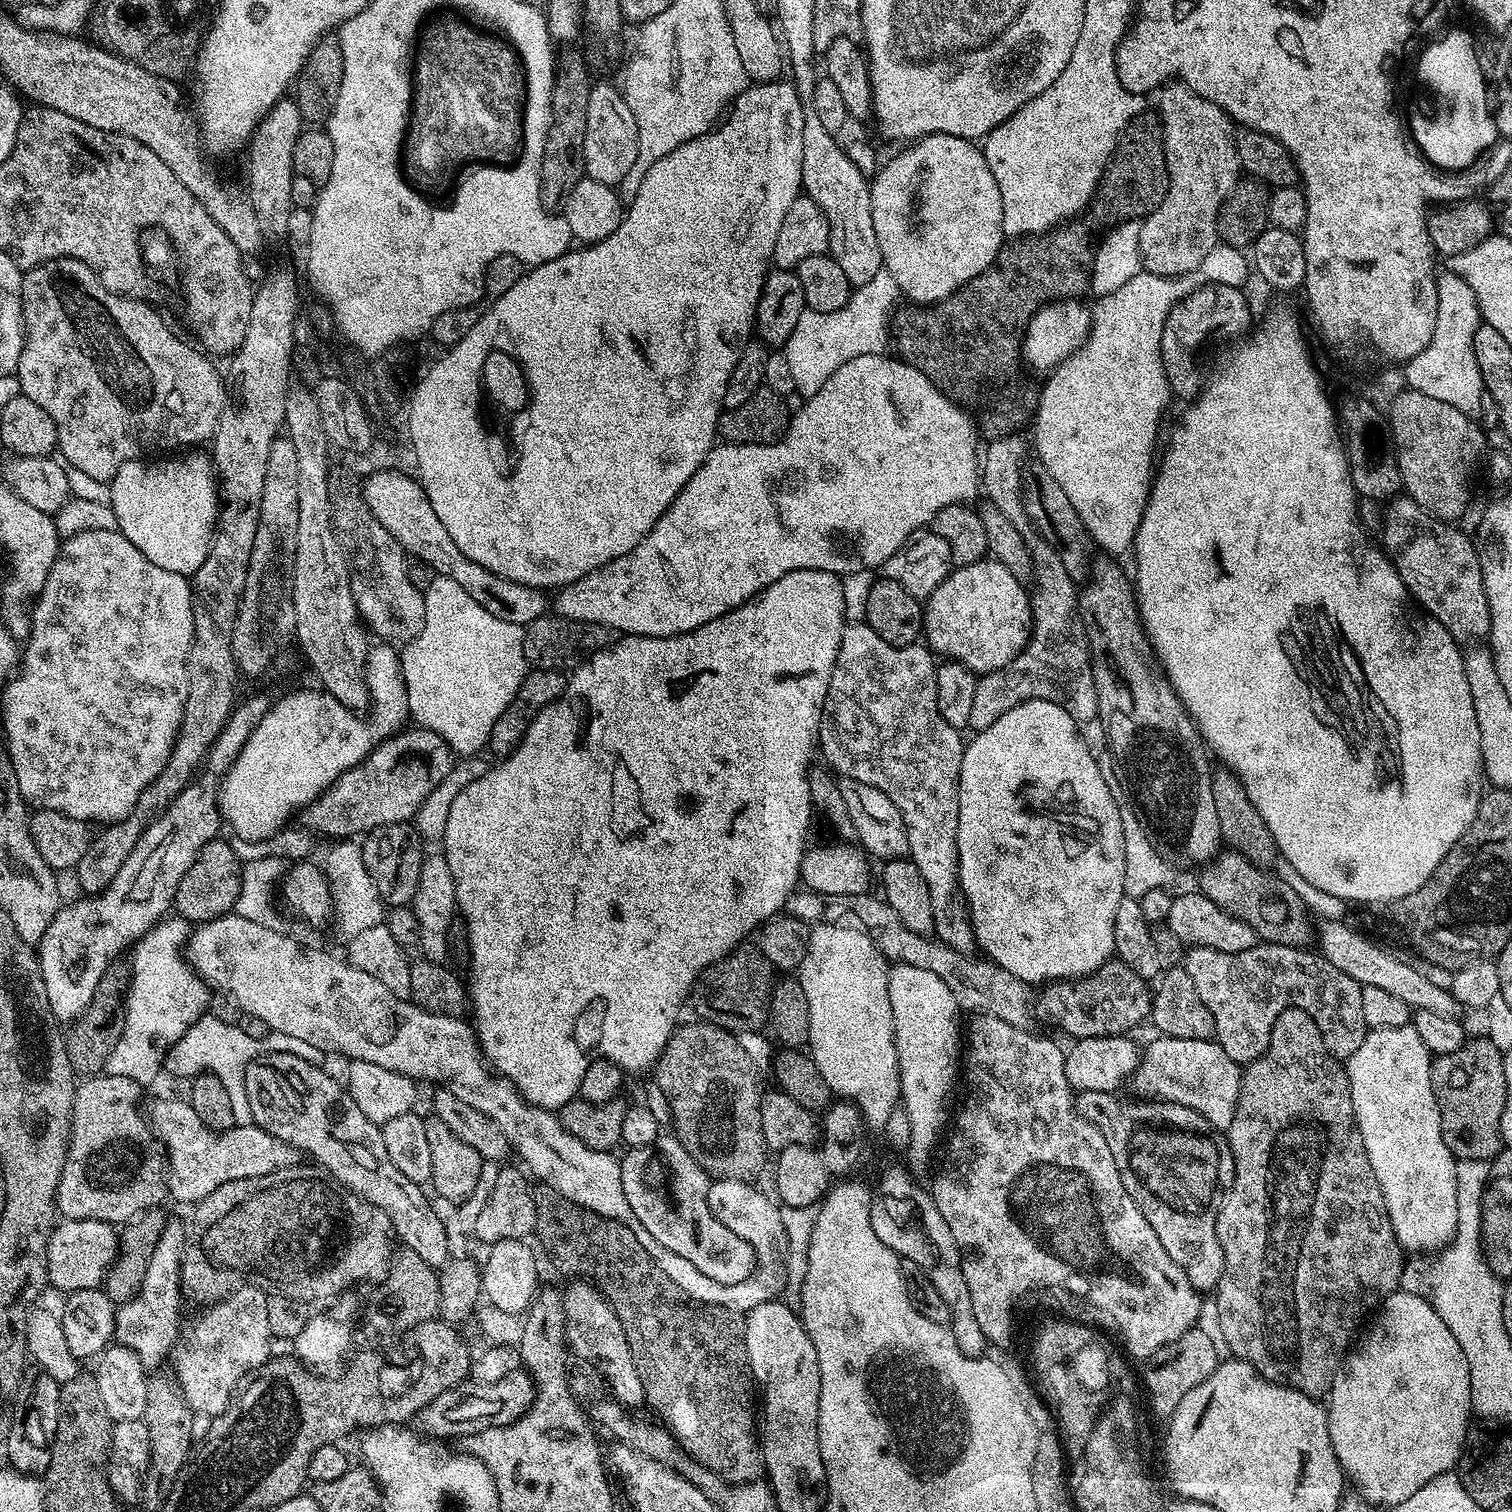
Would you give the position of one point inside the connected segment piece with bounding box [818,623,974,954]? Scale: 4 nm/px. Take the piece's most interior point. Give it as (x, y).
(881, 726)

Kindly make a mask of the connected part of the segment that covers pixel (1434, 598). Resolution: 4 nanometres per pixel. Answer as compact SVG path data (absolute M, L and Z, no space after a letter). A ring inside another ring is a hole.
M1407 495L1390 499L1390 506L1392 512L1388 512L1384 540L1388 540L1388 548L1392 548L1392 556L1396 556L1392 564L1407 595L1413 596L1432 615L1429 617L1452 635L1453 641L1464 645L1483 636L1485 639L1491 633L1492 619L1475 543L1469 537L1467 540L1451 523L1438 520L1425 511L1417 511L1416 503ZM1412 512L1417 515L1413 520Z

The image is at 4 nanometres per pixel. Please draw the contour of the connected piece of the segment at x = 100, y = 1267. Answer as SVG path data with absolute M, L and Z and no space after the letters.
M98 1219L61 1221L49 1233L47 1262L49 1285L67 1294L99 1287L119 1252L119 1233L109 1222Z

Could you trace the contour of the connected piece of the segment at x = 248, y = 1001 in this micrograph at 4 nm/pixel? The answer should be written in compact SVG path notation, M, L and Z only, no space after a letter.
M229 914L226 916L217 916L218 921L228 924L228 952L230 952L230 976L238 976L238 986L236 988L224 987L223 993L226 993L232 1000L246 1012L250 1012L254 1017L264 1022L269 1028L269 1031L273 1033L282 1034L286 1037L292 1037L300 1041L310 1040L318 1046L328 1046L328 1048L340 1048L340 1050L346 1050L346 1052L352 1052L352 1054L358 1054L358 1056L364 1056L364 1058L370 1058L374 1062L380 1062L380 1064L386 1064L390 1070L402 1073L407 1079L415 1080L426 1080L428 1082L436 1082L439 1087L444 1087L448 1091L452 1092L454 1096L457 1096L459 1100L466 1102L466 1106L470 1106L481 1116L490 1118L498 1126L498 1130L502 1130L502 1134L506 1134L511 1151L517 1152L518 1155L524 1159L523 1167L527 1169L533 1177L537 1176L540 1181L543 1182L547 1187L553 1188L556 1192L562 1193L566 1198L570 1198L578 1206L590 1209L591 1212L597 1212L599 1216L606 1217L607 1220L617 1220L619 1224L622 1224L622 1218L620 1216L626 1216L631 1214L630 1202L626 1202L626 1194L622 1190L622 1178L620 1177L620 1160L613 1155L612 1152L599 1152L594 1150L590 1146L583 1144L578 1138L574 1138L574 1134L570 1134L560 1124L560 1117L555 1111L547 1108L539 1108L533 1104L529 1104L527 1100L519 1090L517 1090L515 1083L506 1079L502 1075L497 1075L495 1071L490 1067L487 1060L484 1059L479 1047L478 1041L474 1035L473 1029L468 1026L465 1019L456 1016L442 1015L438 1013L432 1013L418 1007L418 1005L412 1003L409 999L396 1000L392 993L382 982L379 982L378 978L371 977L364 970L358 970L352 964L349 964L343 957L331 956L331 954L320 948L312 948L310 946L302 949L301 942L294 936L288 936L284 932L278 932L274 930L272 926L263 925L260 923L254 923L250 920L246 920L238 915Z

